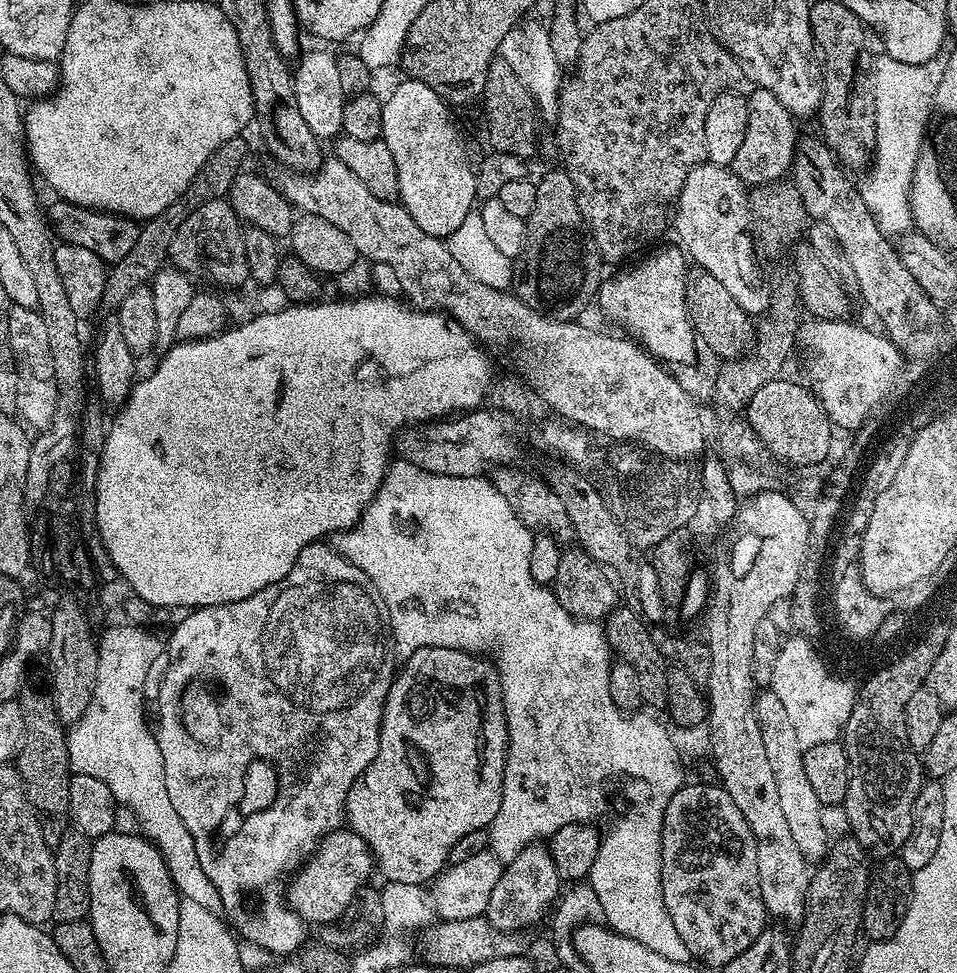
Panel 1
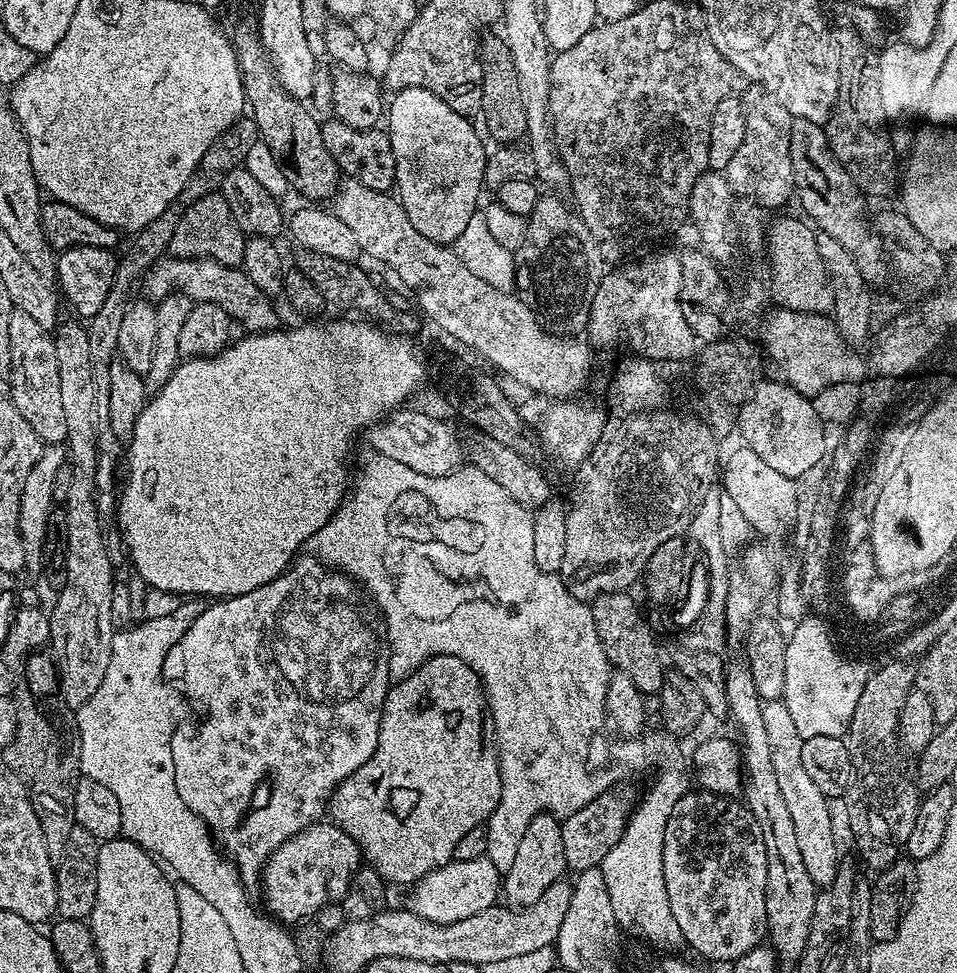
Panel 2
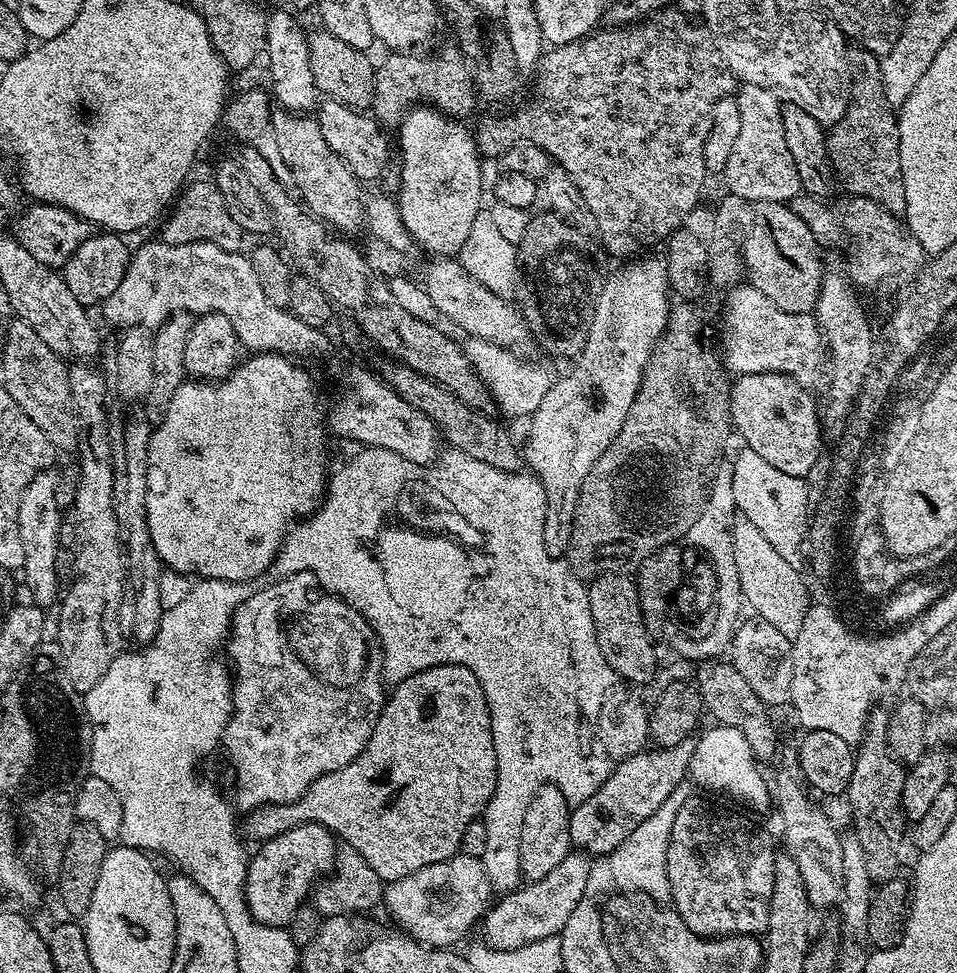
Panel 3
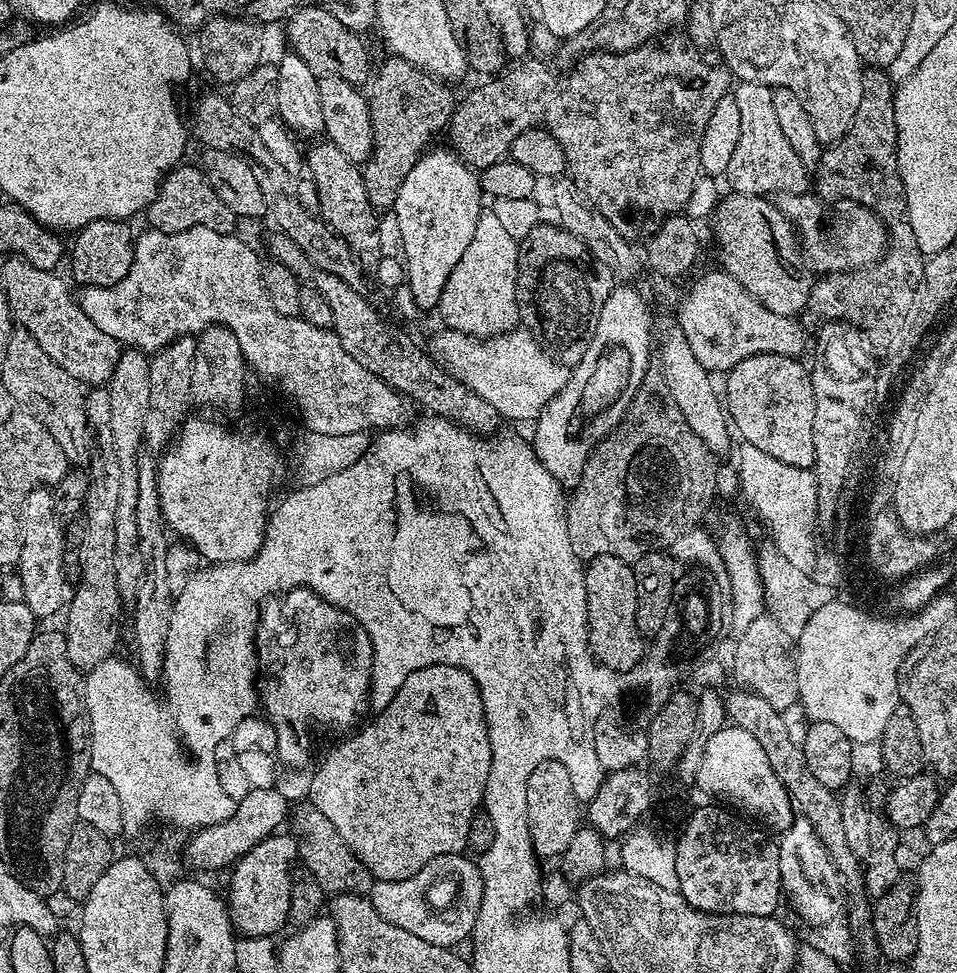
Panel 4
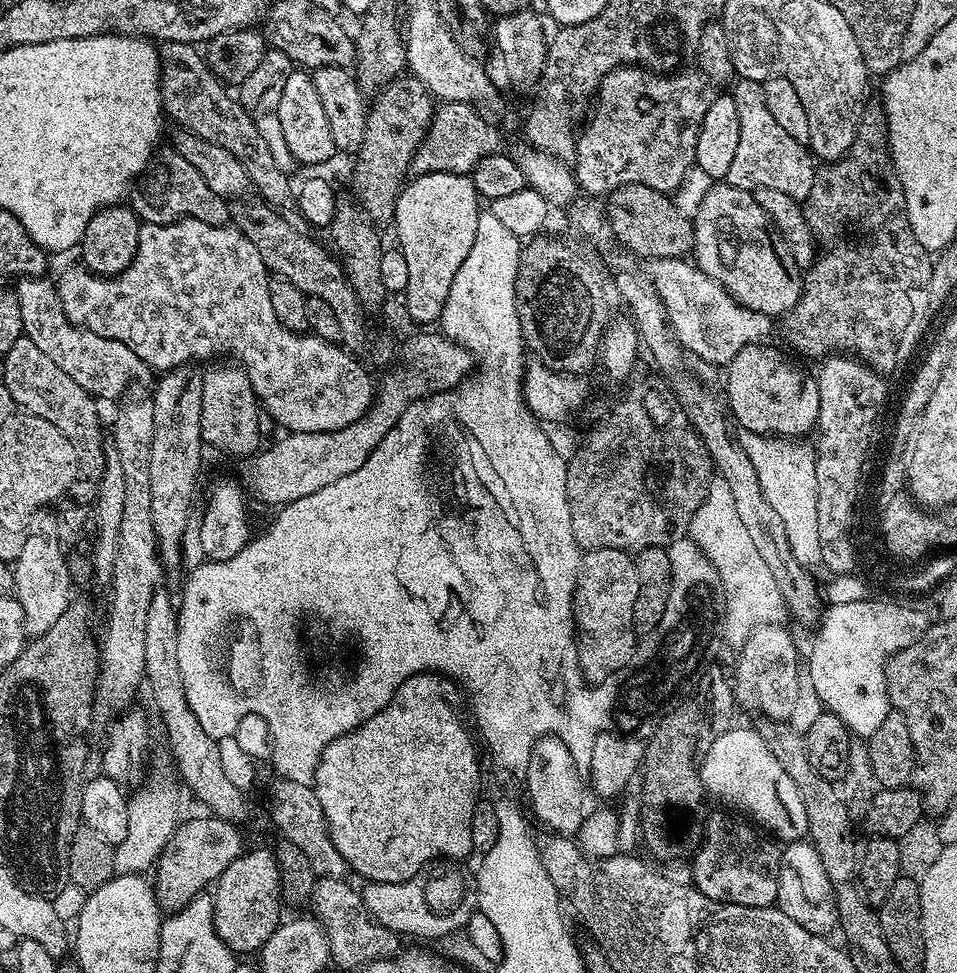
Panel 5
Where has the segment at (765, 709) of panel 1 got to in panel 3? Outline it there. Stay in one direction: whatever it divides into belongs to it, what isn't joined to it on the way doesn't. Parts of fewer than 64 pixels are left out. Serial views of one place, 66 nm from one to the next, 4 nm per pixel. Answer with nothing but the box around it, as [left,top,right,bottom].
[774,751,843,909]

